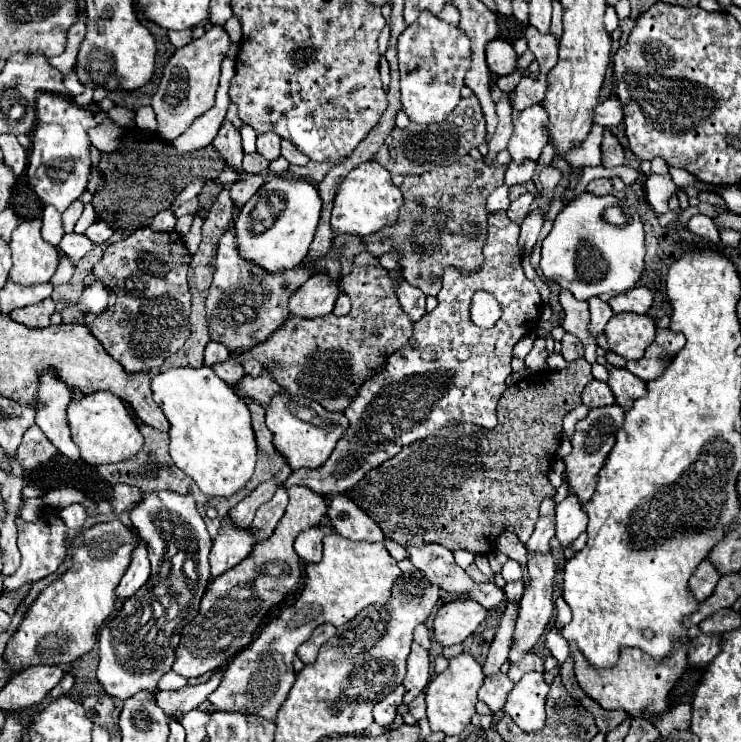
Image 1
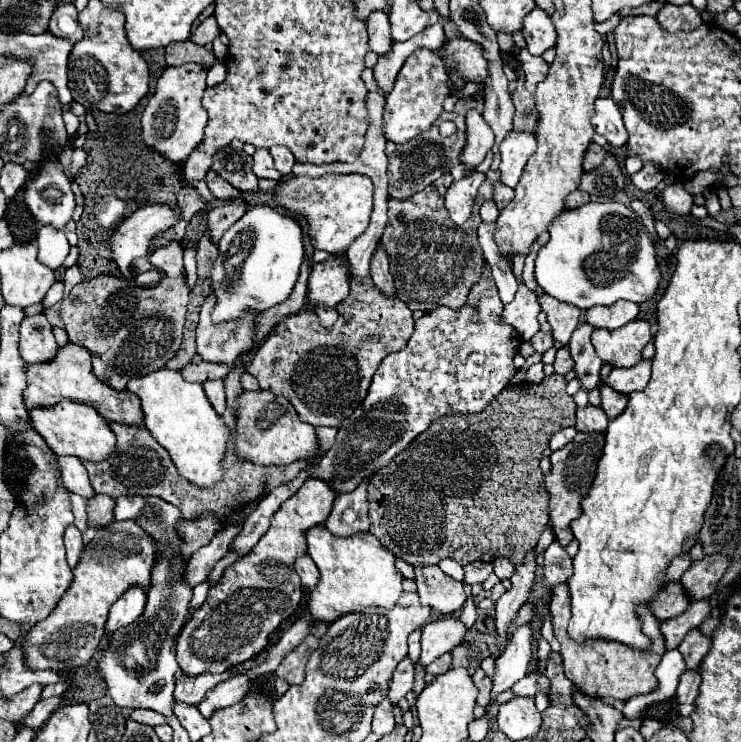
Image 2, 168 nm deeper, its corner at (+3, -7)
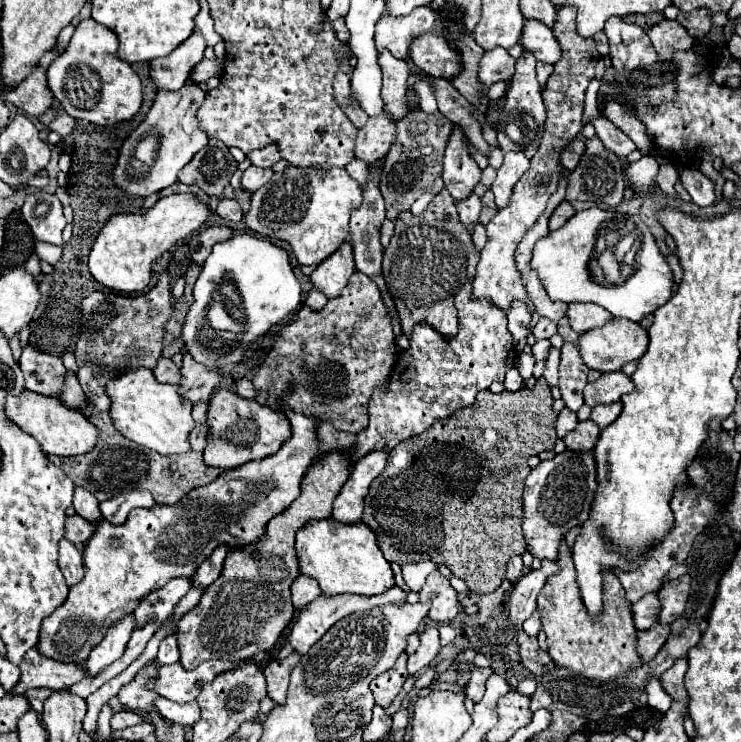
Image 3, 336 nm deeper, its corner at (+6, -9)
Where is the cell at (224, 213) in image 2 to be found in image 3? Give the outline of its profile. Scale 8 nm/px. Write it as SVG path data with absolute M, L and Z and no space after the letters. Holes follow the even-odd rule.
M210 227L210 229L204 229L200 231L198 235L194 235L188 243L190 247L190 261L194 265L202 265L206 261L206 257L210 255L212 247L216 243L222 243L222 241L228 241L232 237L232 229L228 227Z

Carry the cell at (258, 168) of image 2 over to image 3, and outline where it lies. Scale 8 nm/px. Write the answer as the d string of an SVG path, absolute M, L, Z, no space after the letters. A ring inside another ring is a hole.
M248 167L244 173L242 173L242 179L240 179L240 185L244 191L248 193L254 193L256 189L260 189L262 185L266 185L266 181L270 179L272 175L272 169L260 169L260 167Z

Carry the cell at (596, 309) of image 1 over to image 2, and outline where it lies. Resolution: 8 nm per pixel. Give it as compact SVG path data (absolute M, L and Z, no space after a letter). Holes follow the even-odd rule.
M585 323L573 333L573 337L569 341L569 351L571 351L573 359L575 359L575 367L573 369L575 369L577 377L583 381L585 389L597 387L599 369L603 365L603 361L599 359L599 355L595 353L595 349L591 345L593 331L595 331L595 327Z

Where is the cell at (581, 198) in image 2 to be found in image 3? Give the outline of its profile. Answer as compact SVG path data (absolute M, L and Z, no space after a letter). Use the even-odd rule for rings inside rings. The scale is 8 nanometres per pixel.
M562 201L562 203L554 209L554 213L552 213L552 217L550 217L550 231L560 229L574 213L576 213L574 207L572 207L568 201Z

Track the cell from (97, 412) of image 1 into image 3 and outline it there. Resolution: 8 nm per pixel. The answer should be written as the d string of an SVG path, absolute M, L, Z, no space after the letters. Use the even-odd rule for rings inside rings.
M22 391L20 395L6 399L4 413L10 423L18 425L22 431L32 435L38 441L40 449L48 455L58 455L58 457L82 455L90 451L94 443L98 443L98 429L78 409L68 409L54 397L42 397L38 393Z

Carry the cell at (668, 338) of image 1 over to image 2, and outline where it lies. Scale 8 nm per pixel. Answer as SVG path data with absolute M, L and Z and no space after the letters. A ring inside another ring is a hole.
M643 359L641 363L637 363L637 367L615 367L611 371L611 375L605 379L607 385L611 385L615 391L621 393L633 393L639 389L645 389L645 385L649 383L651 377L651 361Z

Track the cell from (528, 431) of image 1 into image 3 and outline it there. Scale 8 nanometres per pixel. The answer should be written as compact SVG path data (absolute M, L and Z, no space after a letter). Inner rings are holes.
M540 377L534 389L520 389L516 393L480 391L474 405L458 409L450 419L436 421L422 435L398 443L390 451L382 475L372 481L362 515L362 521L376 533L384 557L400 565L428 559L446 565L452 575L468 583L470 593L486 595L496 591L506 577L508 559L526 551L526 541L522 539L522 491L524 479L530 473L528 459L554 449L554 421L550 387Z

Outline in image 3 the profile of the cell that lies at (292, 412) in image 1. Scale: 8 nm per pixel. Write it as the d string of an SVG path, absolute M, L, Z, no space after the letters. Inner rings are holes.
M218 389L210 397L208 407L208 435L206 435L206 449L204 449L204 465L220 467L220 469L234 469L254 459L264 459L274 455L280 445L290 437L290 421L284 413L274 411L266 405L256 403L254 399L242 399L240 395Z

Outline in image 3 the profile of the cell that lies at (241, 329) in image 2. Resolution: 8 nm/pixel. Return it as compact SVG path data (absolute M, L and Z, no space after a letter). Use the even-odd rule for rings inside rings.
M184 355L184 361L180 365L180 375L182 379L178 383L178 393L184 401L190 401L192 405L208 401L222 377L220 371L206 371L206 367L194 363L190 355Z

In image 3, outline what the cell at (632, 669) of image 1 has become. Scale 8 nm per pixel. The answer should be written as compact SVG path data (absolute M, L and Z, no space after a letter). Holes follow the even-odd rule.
M560 541L558 547L558 565L560 571L556 575L550 575L546 579L546 585L542 587L538 595L538 611L542 617L542 629L548 639L548 653L554 659L558 667L566 667L574 673L580 673L588 679L616 679L626 675L630 669L638 667L638 655L636 655L636 629L630 615L630 603L624 597L622 585L618 583L618 577L610 571L604 575L604 593L602 603L604 609L598 617L590 617L580 595L580 587L576 583L576 569L572 563L572 551Z

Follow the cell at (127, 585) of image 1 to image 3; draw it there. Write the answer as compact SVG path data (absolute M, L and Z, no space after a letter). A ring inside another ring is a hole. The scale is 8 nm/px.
M128 615L128 619L124 619L122 623L110 627L110 631L106 631L102 643L98 643L92 649L92 653L86 661L88 675L98 675L104 667L108 667L110 663L114 663L116 659L122 657L126 643L130 639L132 627L134 627L134 621L132 621L132 615Z

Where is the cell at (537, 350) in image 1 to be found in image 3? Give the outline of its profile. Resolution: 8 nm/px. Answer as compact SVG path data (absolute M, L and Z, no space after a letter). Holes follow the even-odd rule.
M540 317L540 321L534 325L532 333L534 333L536 339L550 339L552 335L556 335L556 323L550 321L550 319Z

